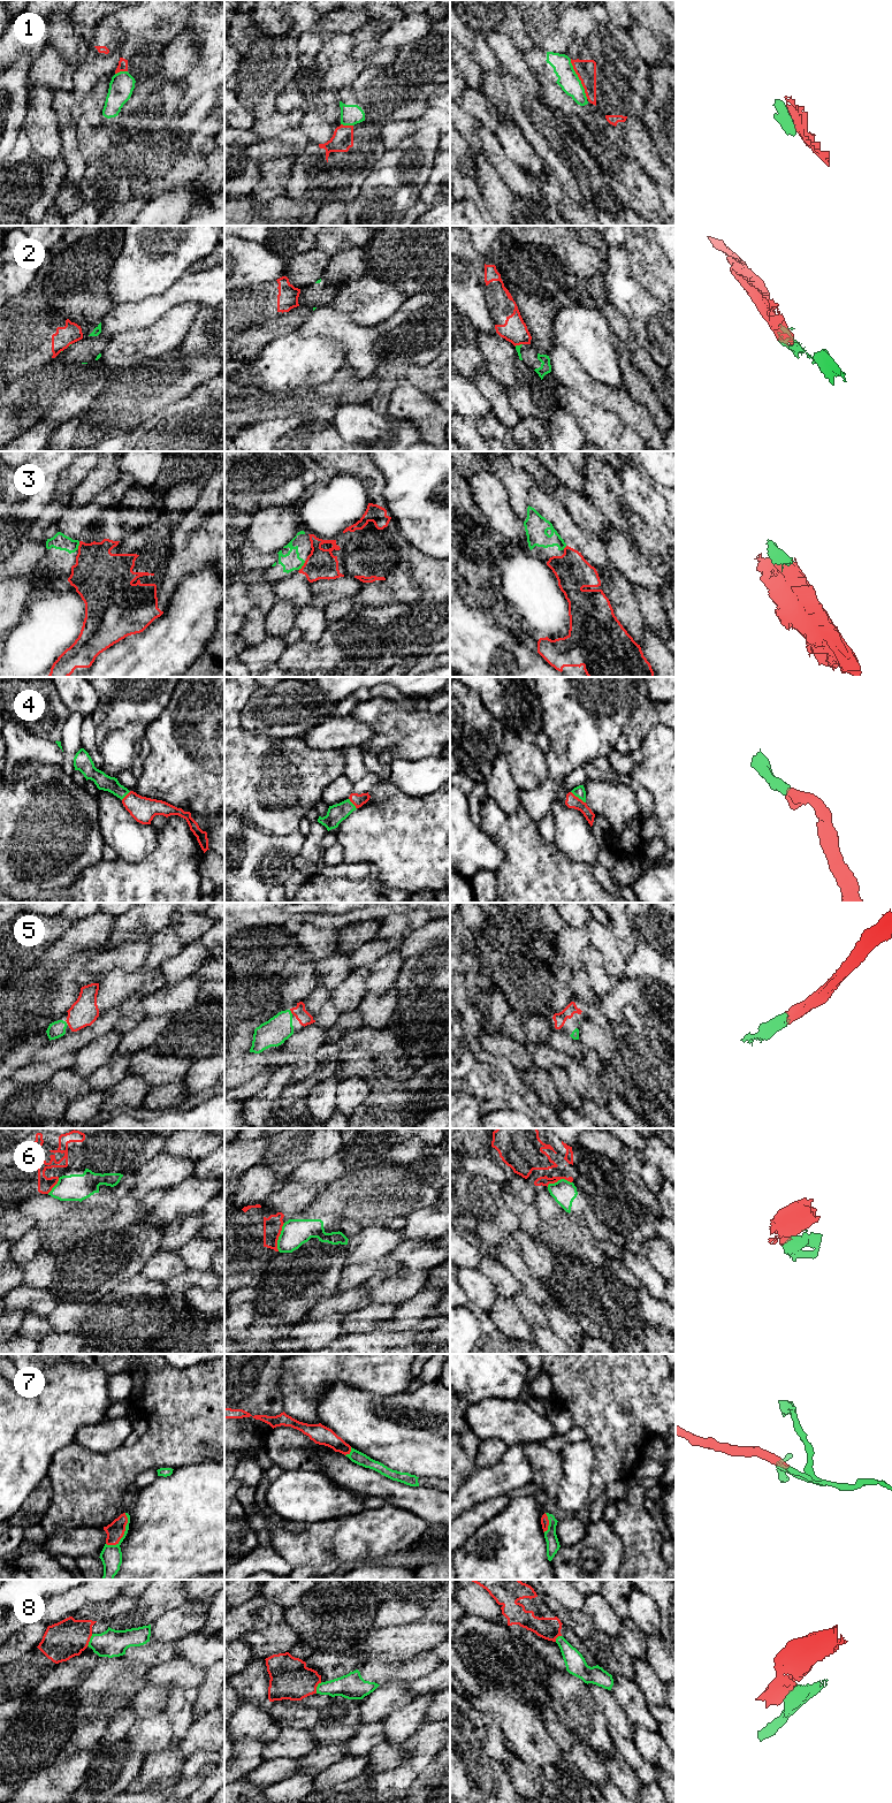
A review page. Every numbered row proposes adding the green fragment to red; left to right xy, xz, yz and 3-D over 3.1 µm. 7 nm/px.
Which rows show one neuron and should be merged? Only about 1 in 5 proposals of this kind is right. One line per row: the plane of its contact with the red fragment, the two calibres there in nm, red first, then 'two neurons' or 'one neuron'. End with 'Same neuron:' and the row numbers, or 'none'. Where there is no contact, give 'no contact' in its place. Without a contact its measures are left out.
1: contact in yz; calibres 140 and 140 nm; two neurons
2: contact in yz; calibres 170 and 30 nm; two neurons
3: contact in xz; calibres 200 and 130 nm; two neurons
4: contact in yz; calibres 90 and 80 nm; one neuron
5: contact in xz; calibres 90 and 190 nm; one neuron
6: contact in xz; calibres 130 and 190 nm; two neurons
7: contact in xy; calibres 120 and 150 nm; one neuron
8: contact in xy; calibres 260 and 190 nm; two neurons
Same neuron: 4, 5, 7

